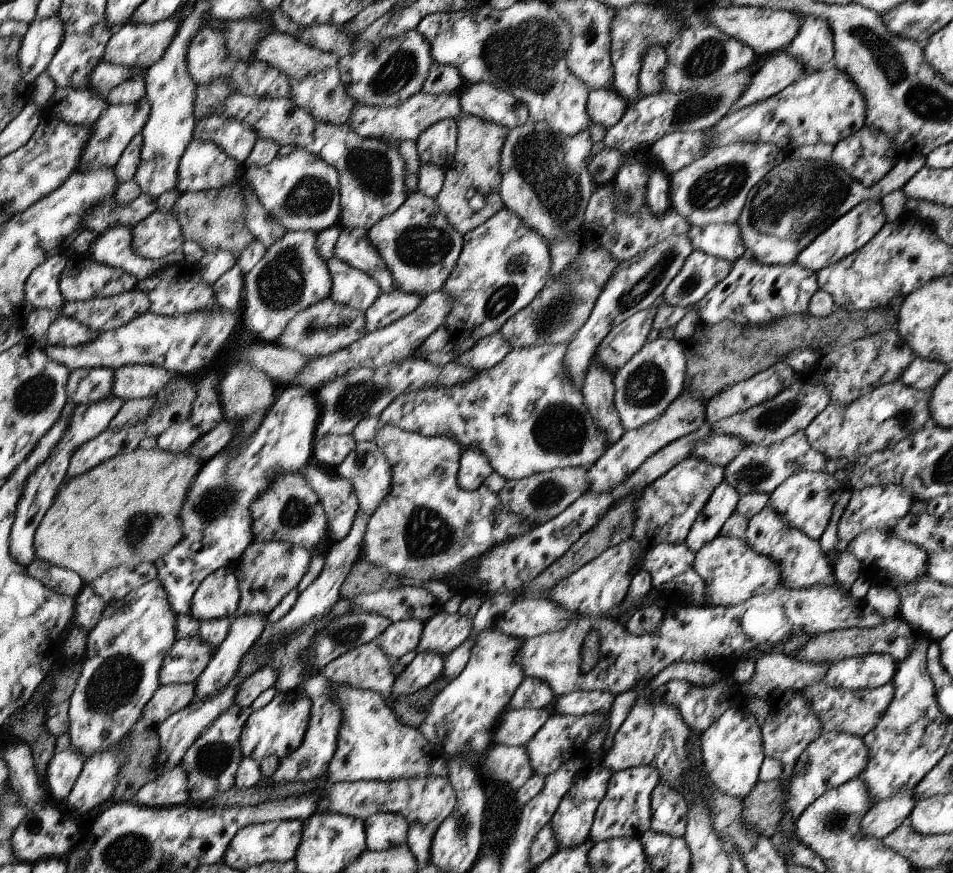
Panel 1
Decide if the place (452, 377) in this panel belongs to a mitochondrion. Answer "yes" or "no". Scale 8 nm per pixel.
yes

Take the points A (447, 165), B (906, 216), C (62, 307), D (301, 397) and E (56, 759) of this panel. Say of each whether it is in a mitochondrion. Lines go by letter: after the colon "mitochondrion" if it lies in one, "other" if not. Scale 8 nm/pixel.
A: other
B: other
C: other
D: other
E: other

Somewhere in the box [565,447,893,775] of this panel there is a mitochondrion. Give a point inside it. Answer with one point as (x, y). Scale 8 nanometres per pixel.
(749, 473)

